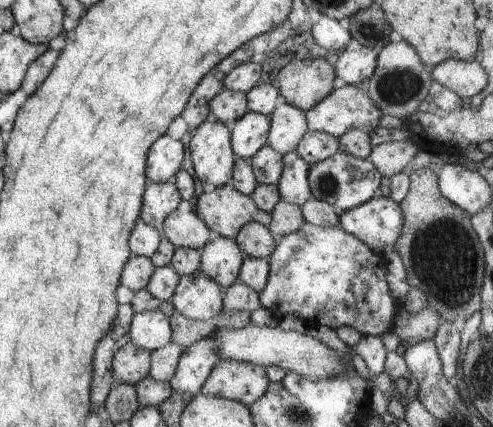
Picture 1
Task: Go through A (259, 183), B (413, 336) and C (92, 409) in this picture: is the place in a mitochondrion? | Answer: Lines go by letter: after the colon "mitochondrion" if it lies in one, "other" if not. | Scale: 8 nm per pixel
A: other
B: other
C: other

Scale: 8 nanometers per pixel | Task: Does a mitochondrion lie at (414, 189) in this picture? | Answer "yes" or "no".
no

